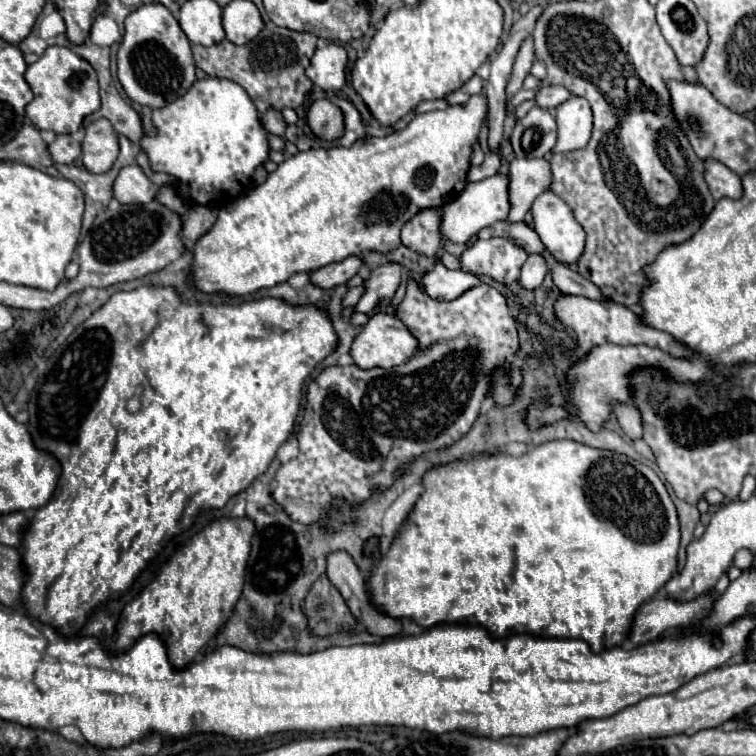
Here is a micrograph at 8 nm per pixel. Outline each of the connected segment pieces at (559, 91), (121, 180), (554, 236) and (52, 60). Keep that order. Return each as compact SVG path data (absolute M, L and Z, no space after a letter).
M551 84L551 86L545 86L545 88L539 90L539 94L535 96L535 102L537 102L537 106L541 106L541 108L551 108L551 106L563 104L563 102L569 100L571 96L573 96L573 92L569 92L565 86L555 86L555 84Z
M137 164L125 166L113 184L113 198L121 204L147 204L155 198L157 186L147 180Z
M543 192L535 202L533 202L533 230L539 234L541 242L545 244L545 248L563 264L575 264L577 258L583 252L585 246L585 232L583 228L577 224L577 220L573 218L571 208L557 198L553 192Z
M49 46L43 56L29 64L25 70L35 98L25 106L25 114L39 130L51 130L55 134L75 134L83 124L83 118L99 110L99 84L93 66L79 54L65 46Z

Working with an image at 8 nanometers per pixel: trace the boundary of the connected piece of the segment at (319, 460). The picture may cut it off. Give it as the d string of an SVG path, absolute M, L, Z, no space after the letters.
M409 280L407 294L397 306L395 316L419 342L409 362L393 368L371 370L361 370L355 364L331 366L309 382L307 404L297 432L299 454L287 464L281 464L275 474L277 486L271 494L295 522L307 526L317 524L331 534L333 528L327 520L331 512L337 512L337 500L357 508L375 492L391 488L403 474L403 468L409 468L409 464L425 452L443 450L463 438L477 420L481 402L487 398L493 370L519 352L517 322L509 314L507 298L485 282L469 288L451 302L437 302L425 296L417 284Z

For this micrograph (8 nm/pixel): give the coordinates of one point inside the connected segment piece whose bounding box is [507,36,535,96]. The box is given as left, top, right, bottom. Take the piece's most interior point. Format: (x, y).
(525, 58)

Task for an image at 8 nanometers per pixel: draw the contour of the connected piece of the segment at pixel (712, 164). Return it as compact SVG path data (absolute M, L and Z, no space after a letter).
M713 158L705 160L703 168L705 168L705 182L715 200L719 200L723 196L729 196L729 198L741 196L741 192L743 192L741 178L731 168L727 168L725 164L721 164L719 160L713 160Z

